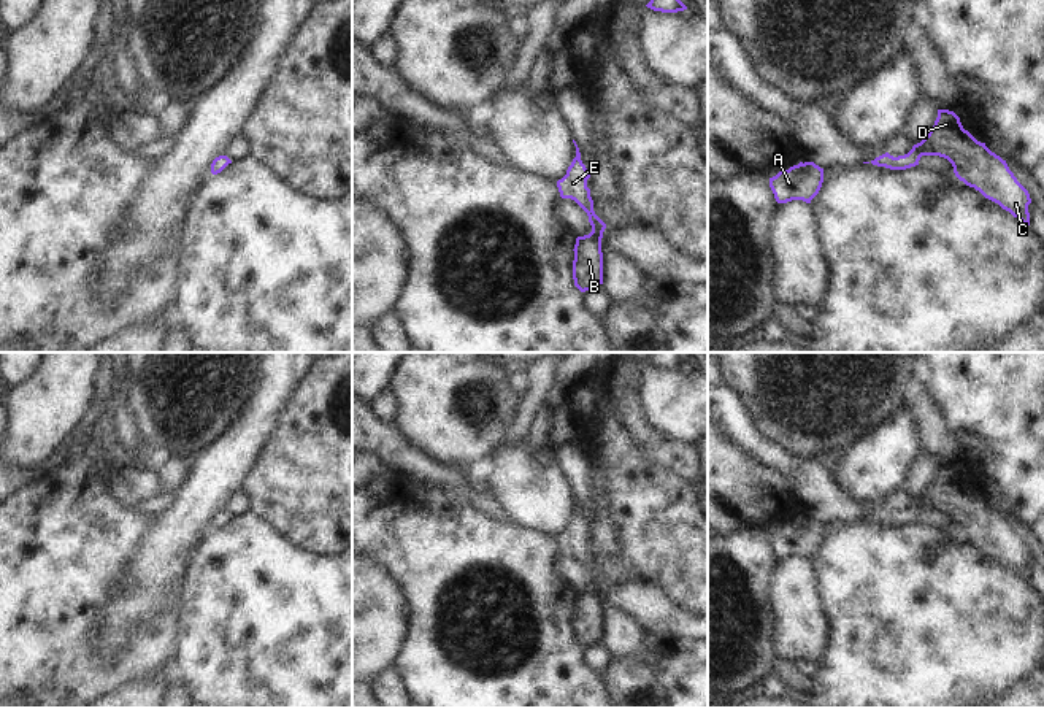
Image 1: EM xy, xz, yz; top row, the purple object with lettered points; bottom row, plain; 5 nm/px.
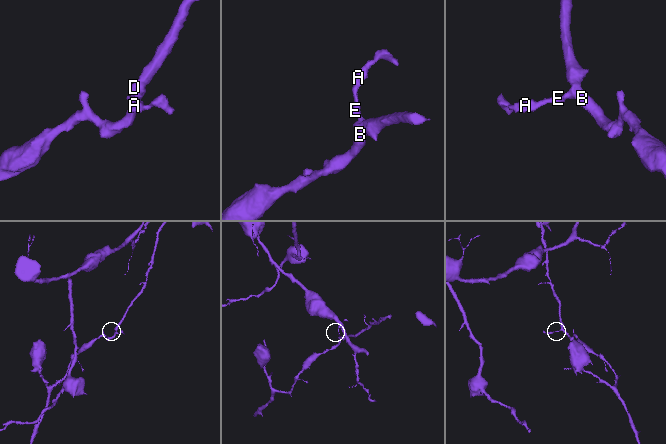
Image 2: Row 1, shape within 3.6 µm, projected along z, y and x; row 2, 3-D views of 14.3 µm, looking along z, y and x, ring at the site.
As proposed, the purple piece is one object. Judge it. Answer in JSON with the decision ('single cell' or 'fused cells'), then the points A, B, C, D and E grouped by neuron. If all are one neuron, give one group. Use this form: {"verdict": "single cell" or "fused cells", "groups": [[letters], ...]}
{"verdict": "single cell", "groups": [["A", "B", "C", "D", "E"]]}

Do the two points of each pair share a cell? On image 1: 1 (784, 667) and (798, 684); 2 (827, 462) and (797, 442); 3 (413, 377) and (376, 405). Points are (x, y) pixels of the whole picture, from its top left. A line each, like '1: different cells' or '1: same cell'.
1: same cell
2: different cells
3: different cells

